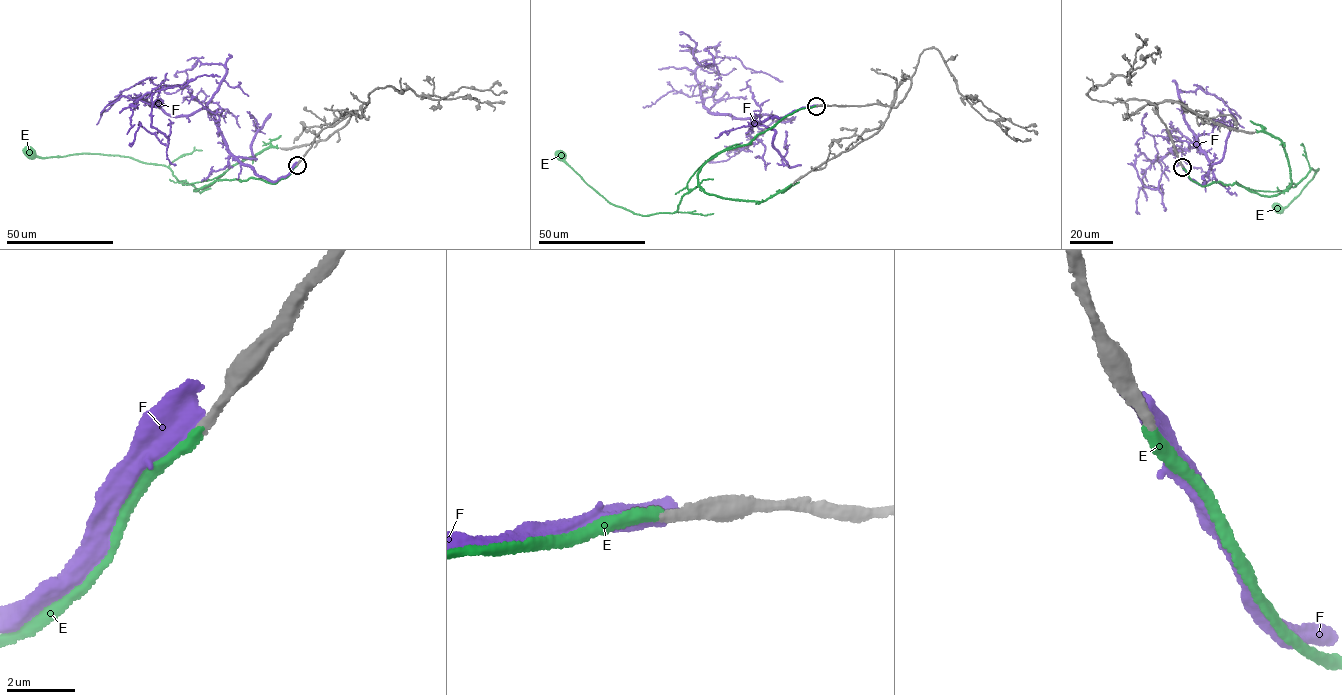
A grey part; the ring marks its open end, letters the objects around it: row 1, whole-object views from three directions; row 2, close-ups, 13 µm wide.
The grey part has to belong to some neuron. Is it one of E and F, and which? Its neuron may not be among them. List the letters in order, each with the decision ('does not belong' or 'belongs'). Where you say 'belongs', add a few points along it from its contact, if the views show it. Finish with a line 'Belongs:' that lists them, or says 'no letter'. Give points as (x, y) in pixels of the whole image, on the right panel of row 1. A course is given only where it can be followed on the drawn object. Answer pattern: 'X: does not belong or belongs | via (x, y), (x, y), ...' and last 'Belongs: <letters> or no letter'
E: belongs | via (1182, 166), (1203, 186), (1235, 183), (1272, 196), (1295, 184), (1310, 169), (1318, 169), (1299, 194), (1278, 208)
F: does not belong
Belongs: E

